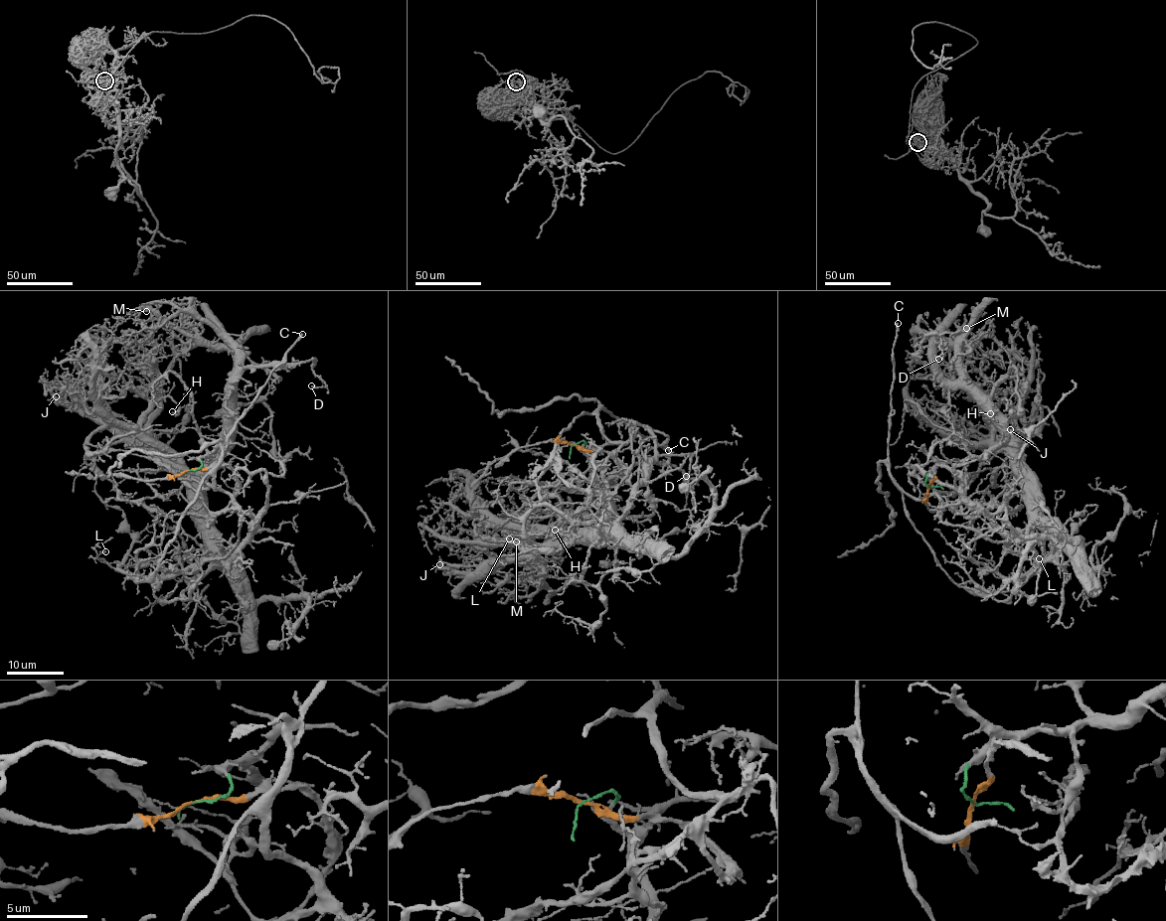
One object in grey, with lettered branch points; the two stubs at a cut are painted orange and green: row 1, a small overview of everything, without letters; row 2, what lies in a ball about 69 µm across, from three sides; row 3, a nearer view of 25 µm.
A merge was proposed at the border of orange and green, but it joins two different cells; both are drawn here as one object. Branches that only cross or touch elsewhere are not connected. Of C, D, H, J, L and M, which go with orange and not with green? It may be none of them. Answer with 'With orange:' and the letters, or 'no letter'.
With orange: C

